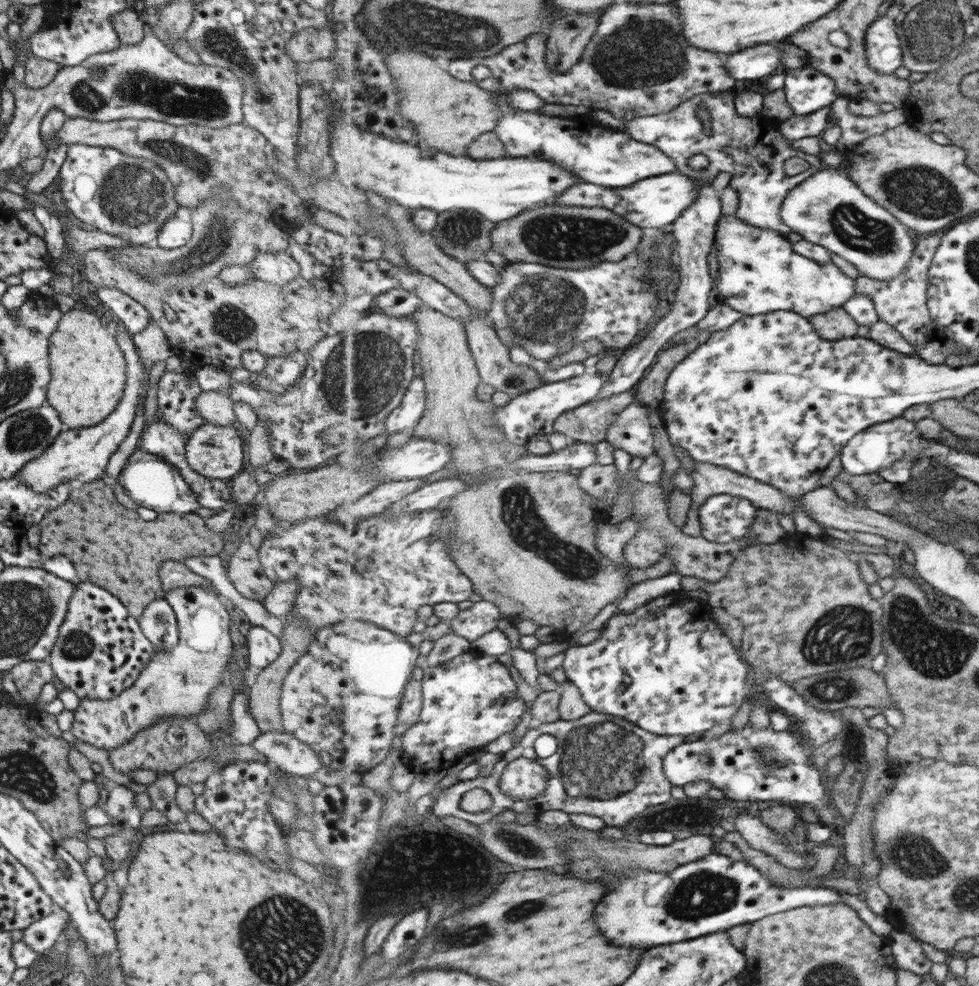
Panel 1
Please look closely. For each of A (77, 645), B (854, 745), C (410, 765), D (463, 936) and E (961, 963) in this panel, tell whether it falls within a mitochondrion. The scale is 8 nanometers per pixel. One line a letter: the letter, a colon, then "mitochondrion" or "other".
A: mitochondrion
B: other
C: other
D: mitochondrion
E: other

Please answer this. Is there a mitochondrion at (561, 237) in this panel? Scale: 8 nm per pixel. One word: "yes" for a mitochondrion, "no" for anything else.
yes

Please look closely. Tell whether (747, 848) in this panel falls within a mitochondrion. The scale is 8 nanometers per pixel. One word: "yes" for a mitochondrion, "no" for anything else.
no

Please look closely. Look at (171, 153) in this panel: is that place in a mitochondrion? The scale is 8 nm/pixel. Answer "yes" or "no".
yes

